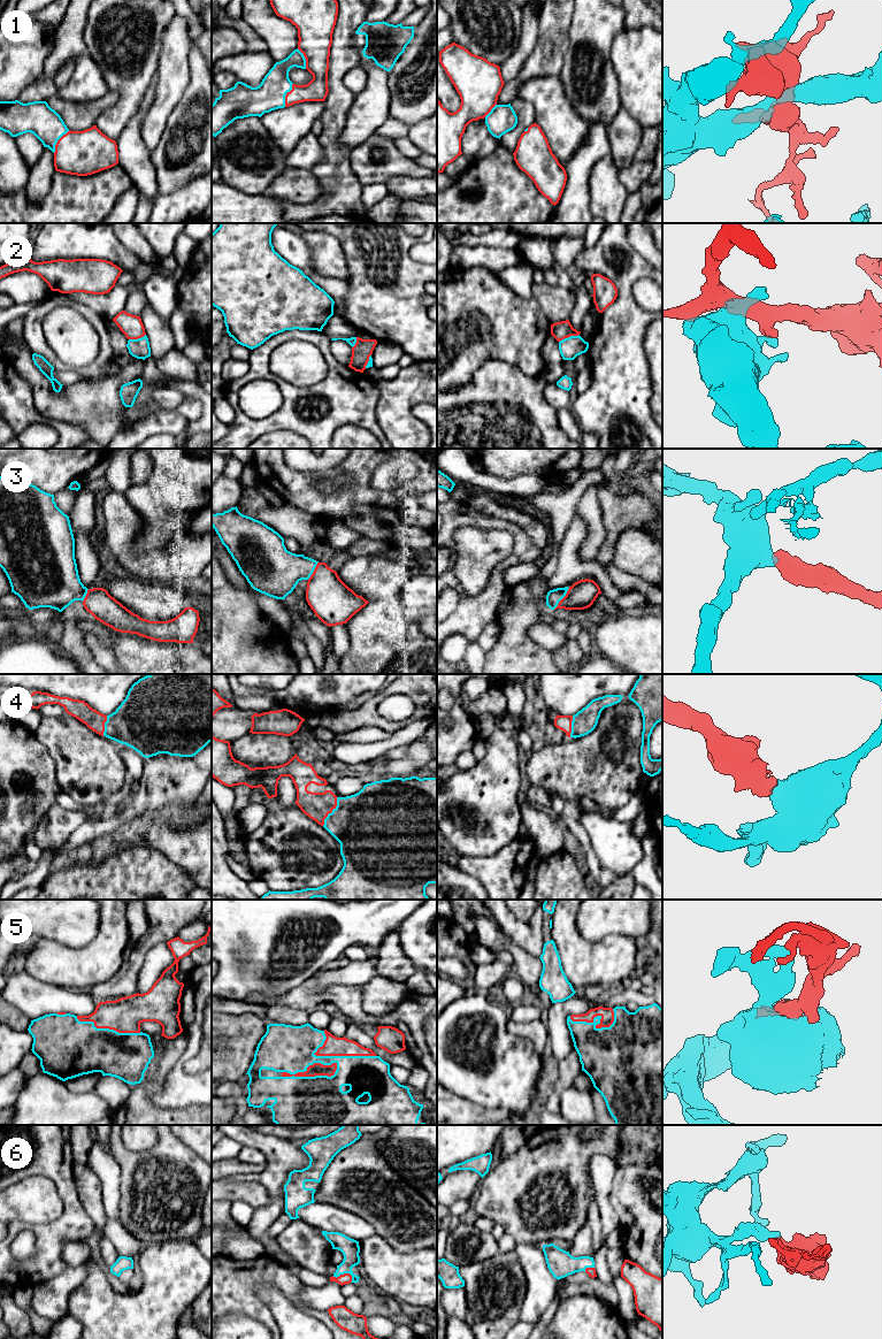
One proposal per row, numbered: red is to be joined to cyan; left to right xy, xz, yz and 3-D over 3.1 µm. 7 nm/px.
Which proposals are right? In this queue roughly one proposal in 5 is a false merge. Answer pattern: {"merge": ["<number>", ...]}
{"merge": ["1", "3", "4", "5", "6"]}

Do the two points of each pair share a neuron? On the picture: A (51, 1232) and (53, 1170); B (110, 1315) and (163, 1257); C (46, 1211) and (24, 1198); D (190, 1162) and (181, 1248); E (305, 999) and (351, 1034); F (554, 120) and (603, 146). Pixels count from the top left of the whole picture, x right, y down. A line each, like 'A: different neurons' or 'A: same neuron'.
A: same neuron
B: same neuron
C: same neuron
D: different neurons
E: different neurons
F: different neurons

